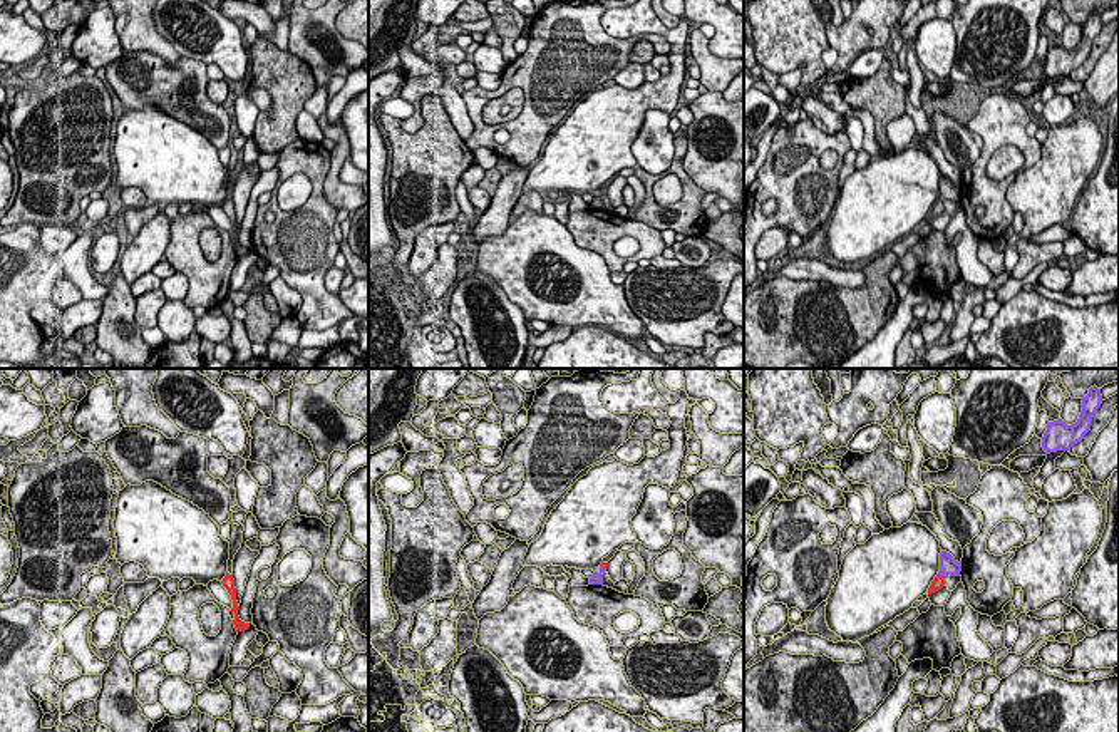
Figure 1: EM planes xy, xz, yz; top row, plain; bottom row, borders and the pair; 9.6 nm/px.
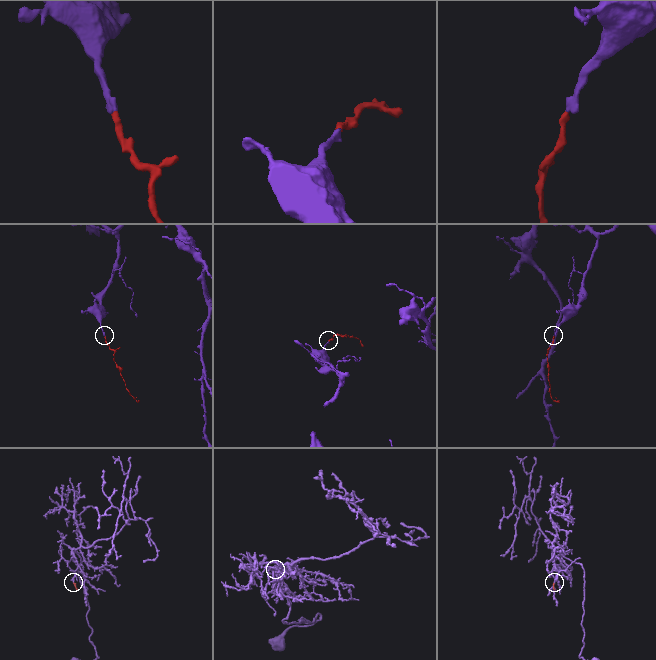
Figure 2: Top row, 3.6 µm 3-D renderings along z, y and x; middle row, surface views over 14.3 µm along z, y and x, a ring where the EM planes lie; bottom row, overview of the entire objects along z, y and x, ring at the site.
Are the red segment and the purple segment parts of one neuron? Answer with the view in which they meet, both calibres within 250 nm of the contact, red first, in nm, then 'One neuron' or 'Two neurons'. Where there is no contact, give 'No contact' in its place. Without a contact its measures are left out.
Touches red in yz. Thickness 120 nm (red) against 160 nm. One neuron

